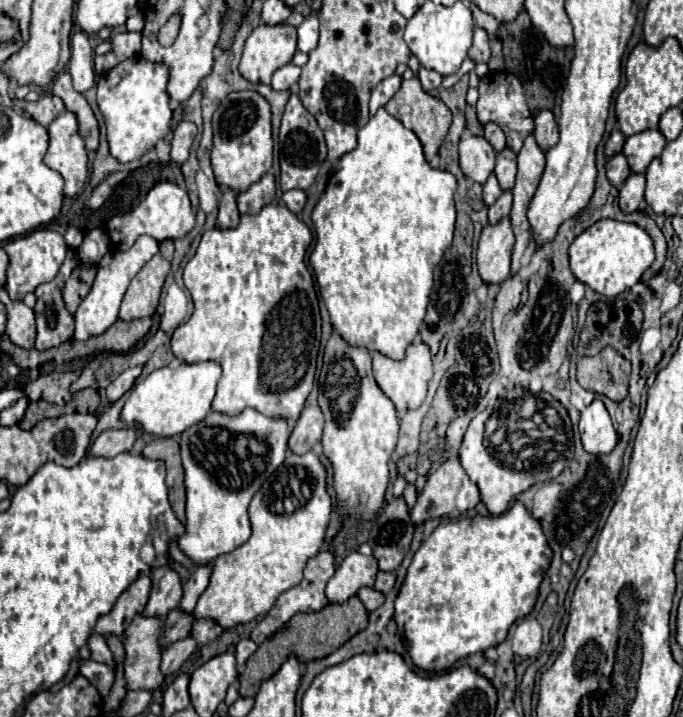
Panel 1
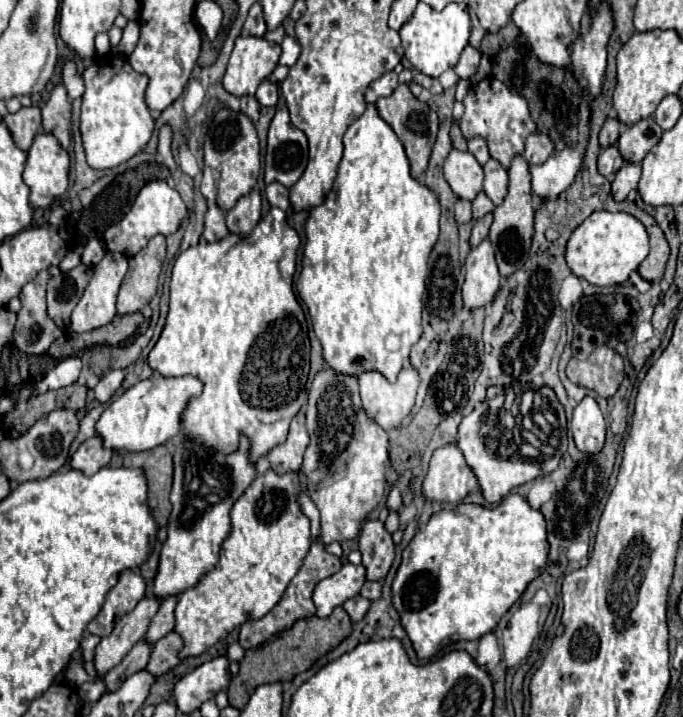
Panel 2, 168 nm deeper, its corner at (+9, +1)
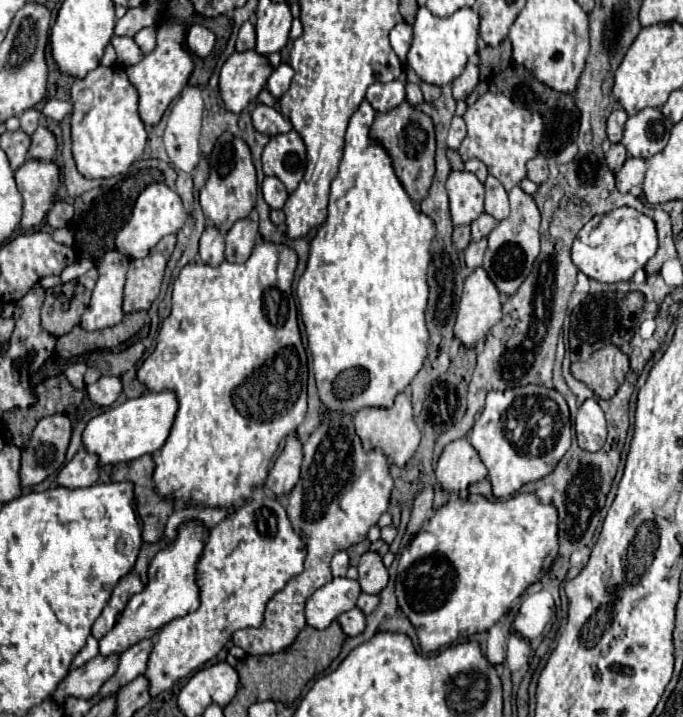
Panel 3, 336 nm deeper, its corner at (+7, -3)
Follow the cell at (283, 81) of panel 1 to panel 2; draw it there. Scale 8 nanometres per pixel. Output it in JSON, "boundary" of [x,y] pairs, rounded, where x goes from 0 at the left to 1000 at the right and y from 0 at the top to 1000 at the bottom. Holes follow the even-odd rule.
{"boundary":[[[388,112],[388,114],[376,123],[373,137],[376,137],[376,142],[379,142],[382,148],[403,148],[403,145],[406,145],[406,139],[408,139],[406,117],[400,117],[400,114]]]}

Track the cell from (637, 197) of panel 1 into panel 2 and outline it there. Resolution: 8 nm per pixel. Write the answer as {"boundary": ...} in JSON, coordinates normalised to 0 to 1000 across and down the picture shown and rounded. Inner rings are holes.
{"boundary":[[[915,226],[912,234],[900,243],[900,251],[898,251],[898,273],[900,273],[900,279],[903,282],[915,279],[921,273],[921,268],[933,262],[936,248],[939,248],[939,232]]]}

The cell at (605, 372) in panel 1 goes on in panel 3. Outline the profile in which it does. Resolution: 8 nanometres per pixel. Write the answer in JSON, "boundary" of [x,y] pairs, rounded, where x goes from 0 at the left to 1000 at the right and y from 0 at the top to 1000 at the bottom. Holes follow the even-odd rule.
{"boundary":[[[898,480],[874,488],[857,505],[836,508],[836,522],[854,536],[859,536],[880,558],[892,558],[900,552],[918,519],[921,519],[921,499]]]}

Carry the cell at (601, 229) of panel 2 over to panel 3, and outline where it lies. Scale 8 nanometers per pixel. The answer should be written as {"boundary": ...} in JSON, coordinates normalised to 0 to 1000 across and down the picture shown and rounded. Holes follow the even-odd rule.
{"boundary":[[[900,290],[886,298],[868,301],[839,335],[836,363],[862,388],[874,393],[915,393],[921,391],[962,349],[959,310],[930,290]]]}

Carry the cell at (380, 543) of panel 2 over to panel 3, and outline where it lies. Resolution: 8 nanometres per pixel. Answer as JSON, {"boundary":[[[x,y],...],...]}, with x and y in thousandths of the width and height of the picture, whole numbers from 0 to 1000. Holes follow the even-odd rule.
{"boundary":[[[534,770],[526,781],[526,815],[537,828],[555,828],[570,812],[570,798],[558,781],[555,770]]]}

